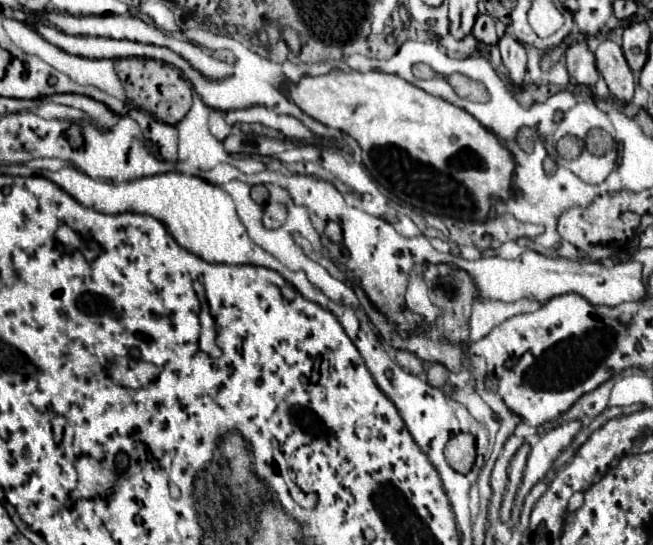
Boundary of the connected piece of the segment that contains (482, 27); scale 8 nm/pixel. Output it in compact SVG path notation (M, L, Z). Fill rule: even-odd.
M478 14L476 16L476 24L472 28L472 34L478 42L486 42L486 44L496 44L498 42L498 34L494 28L494 18L490 14Z

